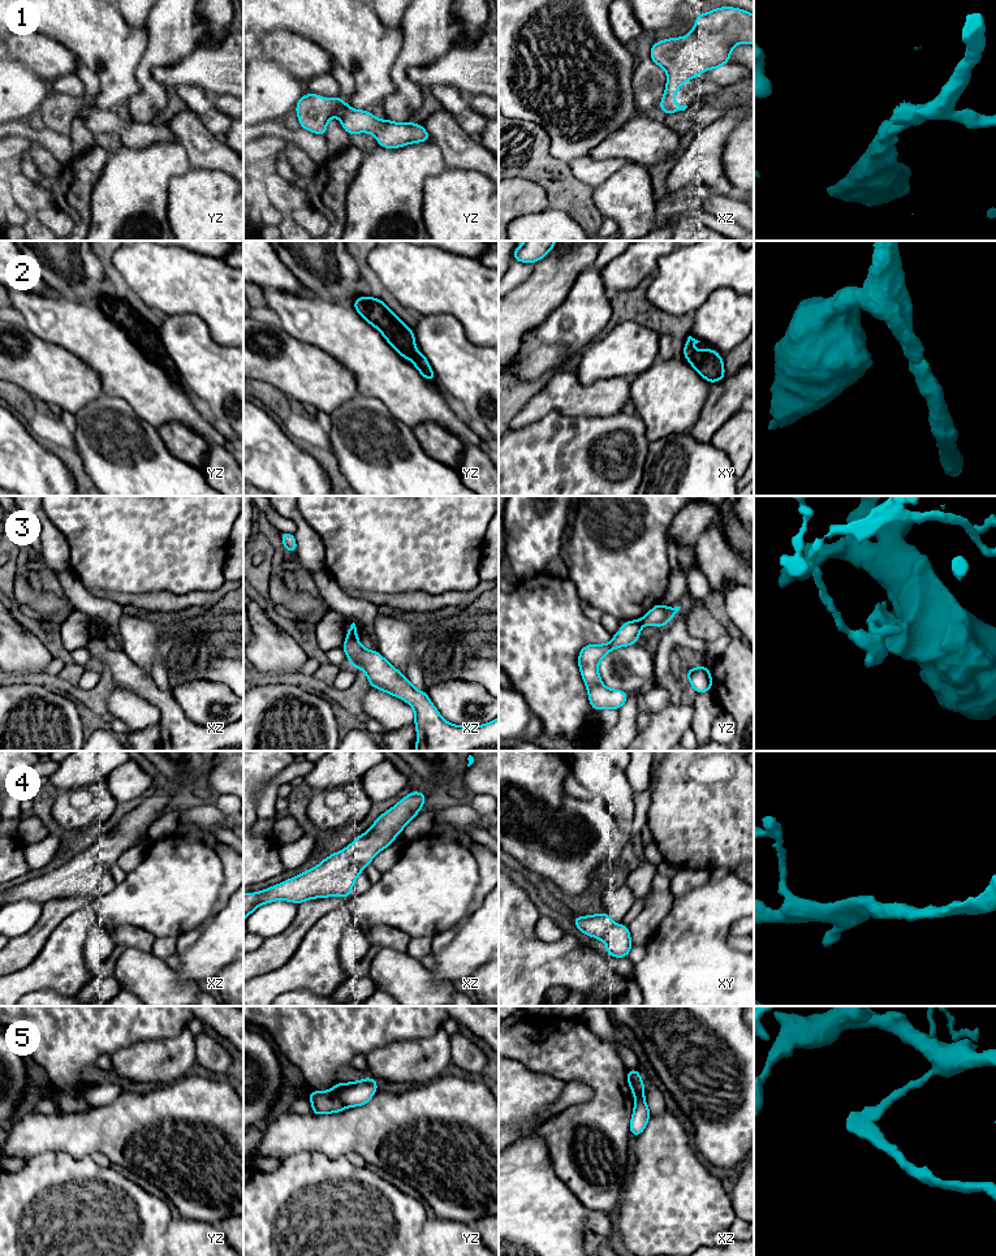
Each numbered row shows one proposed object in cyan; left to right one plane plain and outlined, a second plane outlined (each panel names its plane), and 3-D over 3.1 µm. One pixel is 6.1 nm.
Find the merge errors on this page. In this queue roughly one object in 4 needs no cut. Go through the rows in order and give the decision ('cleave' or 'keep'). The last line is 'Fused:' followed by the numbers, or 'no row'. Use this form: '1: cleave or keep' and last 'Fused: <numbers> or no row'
1: keep
2: keep
3: cleave
4: keep
5: cleave
Fused: 3, 5

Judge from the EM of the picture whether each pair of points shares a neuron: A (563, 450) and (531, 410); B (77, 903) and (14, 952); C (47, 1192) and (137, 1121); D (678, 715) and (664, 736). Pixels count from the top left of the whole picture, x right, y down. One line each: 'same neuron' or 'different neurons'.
A: different neurons
B: same neuron
C: different neurons
D: same neuron

